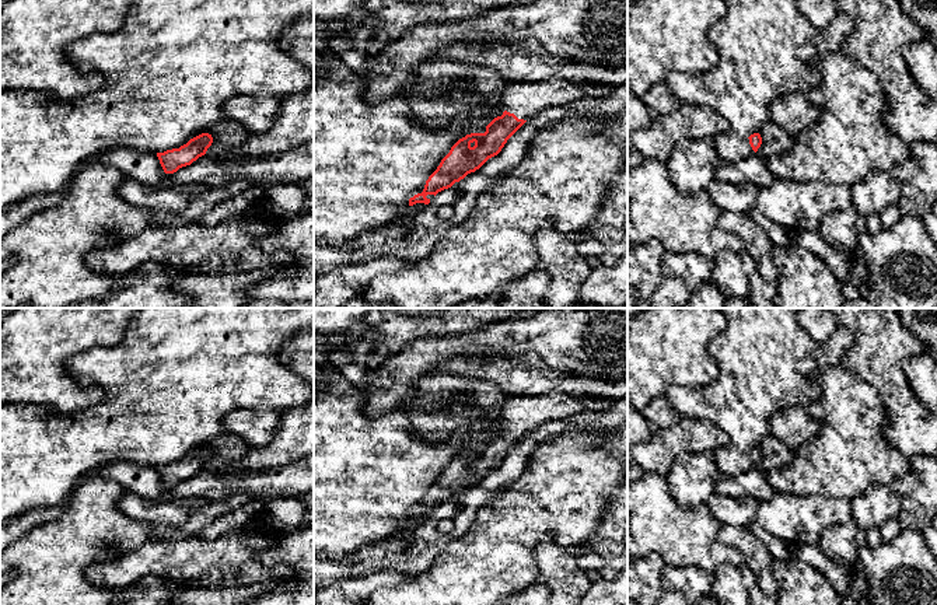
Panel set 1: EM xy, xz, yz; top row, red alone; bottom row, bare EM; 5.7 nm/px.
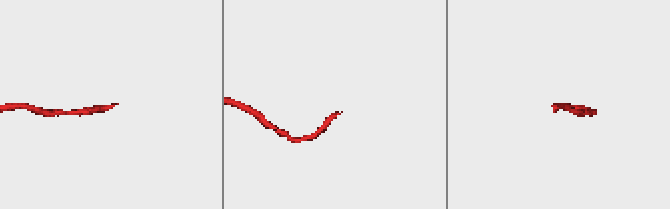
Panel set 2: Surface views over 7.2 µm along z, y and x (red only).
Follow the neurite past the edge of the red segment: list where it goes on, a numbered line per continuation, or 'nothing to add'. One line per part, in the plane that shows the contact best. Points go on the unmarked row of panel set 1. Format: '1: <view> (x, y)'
1: xz (525, 413)

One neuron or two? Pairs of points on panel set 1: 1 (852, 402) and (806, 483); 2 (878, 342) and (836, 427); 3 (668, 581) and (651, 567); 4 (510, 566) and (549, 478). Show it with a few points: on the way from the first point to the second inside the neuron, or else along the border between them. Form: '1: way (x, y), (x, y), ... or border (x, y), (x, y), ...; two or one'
1: way (852, 422), (852, 437), (825, 464); one
2: border (841, 364), (862, 377), (883, 402); two
3: border (664, 565), (660, 580), (663, 590); two
4: way (510, 544), (510, 531), (541, 500); one

